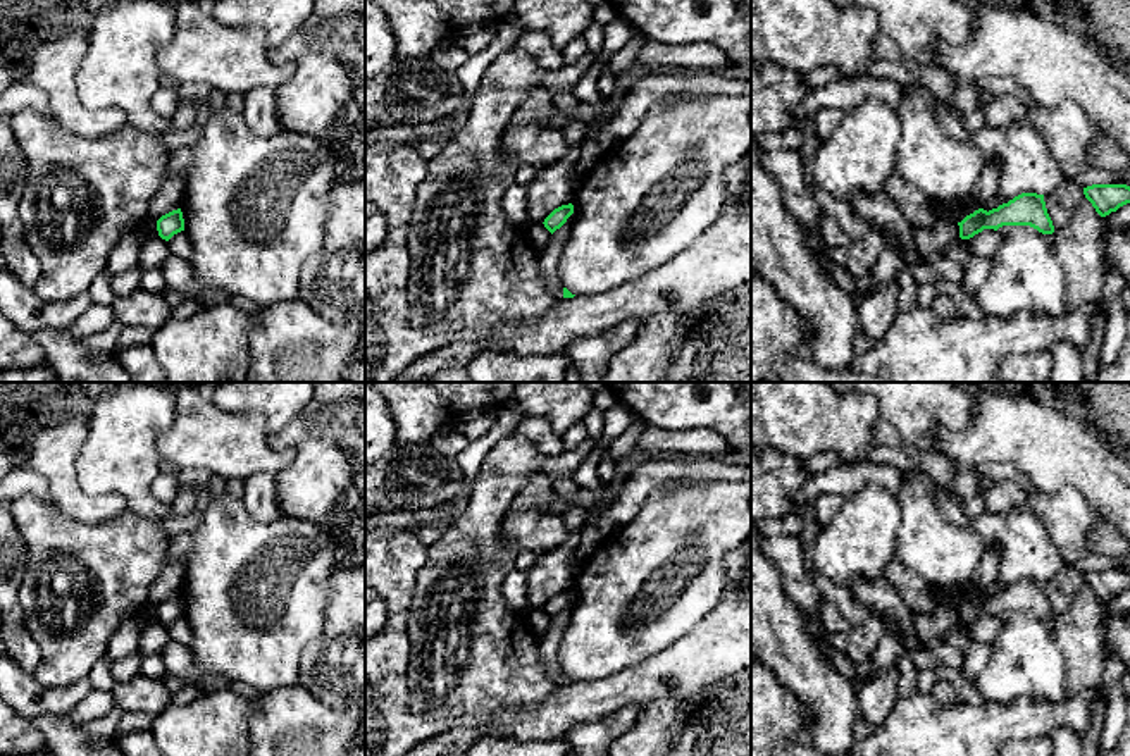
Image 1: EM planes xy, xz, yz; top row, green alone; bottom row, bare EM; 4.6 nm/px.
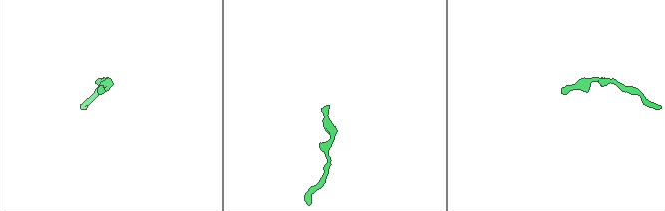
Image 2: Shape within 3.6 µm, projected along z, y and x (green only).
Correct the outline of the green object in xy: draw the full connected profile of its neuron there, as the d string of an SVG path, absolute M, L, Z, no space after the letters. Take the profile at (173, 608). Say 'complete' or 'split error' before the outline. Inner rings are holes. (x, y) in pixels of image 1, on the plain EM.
complete | M181 594L162 601L157 606L157 617L158 617L158 622L165 627L169 627L174 620L184 617L184 604L183 604Z

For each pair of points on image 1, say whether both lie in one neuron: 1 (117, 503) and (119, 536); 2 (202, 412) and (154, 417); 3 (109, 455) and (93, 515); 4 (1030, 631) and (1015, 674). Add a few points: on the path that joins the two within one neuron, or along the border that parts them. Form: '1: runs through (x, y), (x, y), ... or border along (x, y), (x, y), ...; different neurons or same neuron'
1: border along (126, 508), (97, 524), (78, 522); different neurons
2: border along (176, 400), (174, 422), (157, 439), (159, 453); different neurons
3: border along (74, 464), (86, 493), (119, 495), (126, 507); different neurons
4: runs through (1025, 643), (1025, 667); same neuron

